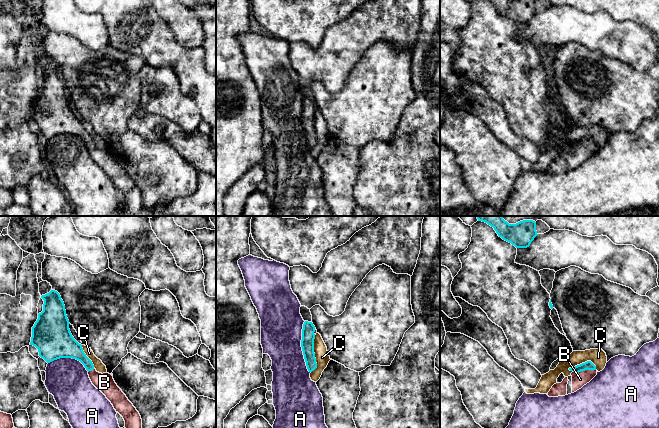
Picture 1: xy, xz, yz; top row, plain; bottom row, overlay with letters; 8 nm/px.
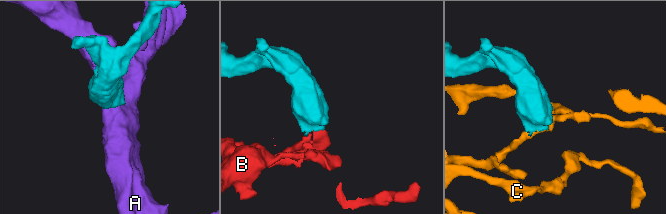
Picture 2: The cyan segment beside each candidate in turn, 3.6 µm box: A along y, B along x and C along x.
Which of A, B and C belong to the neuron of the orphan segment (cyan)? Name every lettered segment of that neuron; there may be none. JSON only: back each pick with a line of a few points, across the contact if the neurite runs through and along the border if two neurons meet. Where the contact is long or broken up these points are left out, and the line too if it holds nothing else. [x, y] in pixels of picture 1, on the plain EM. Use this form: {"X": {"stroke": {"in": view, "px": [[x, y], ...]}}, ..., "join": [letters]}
{"B": {"stroke": {"in": "yz", "px": [[588, 141], [584, 146], [580, 155]]}}, "join": ["B"]}

